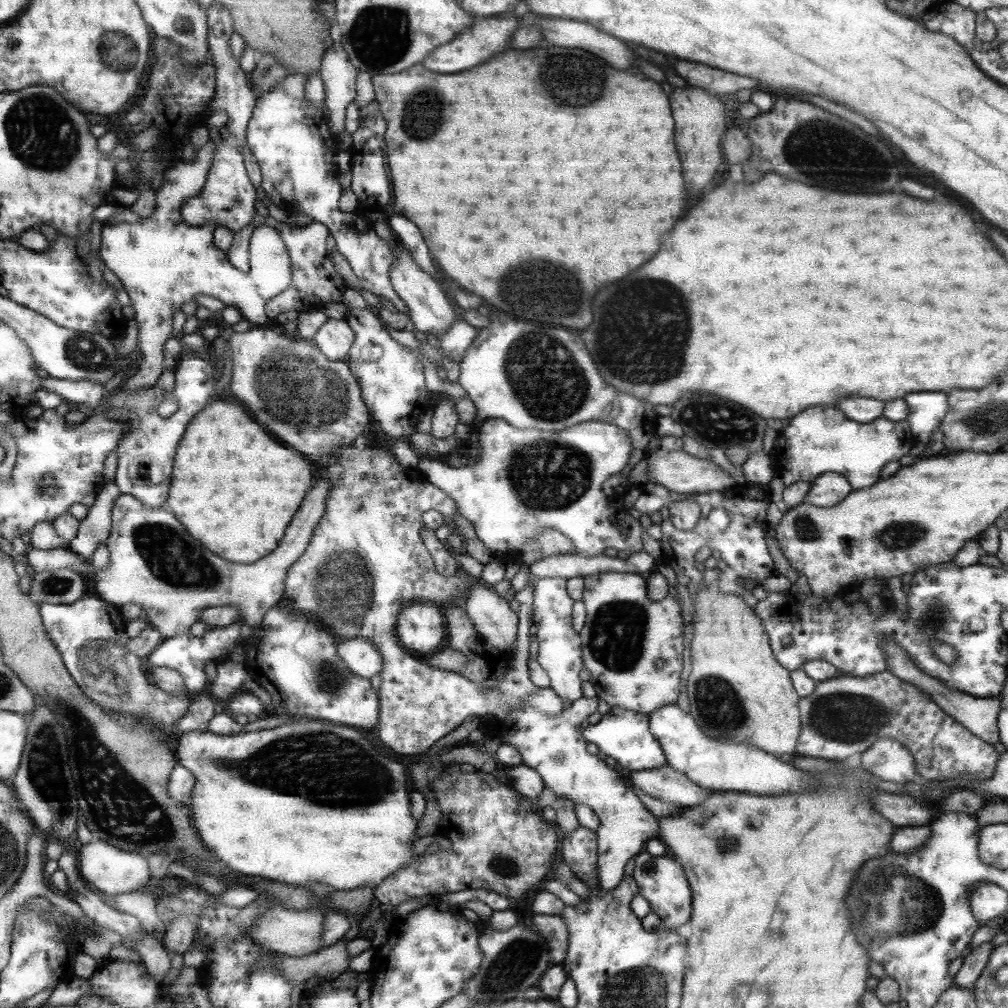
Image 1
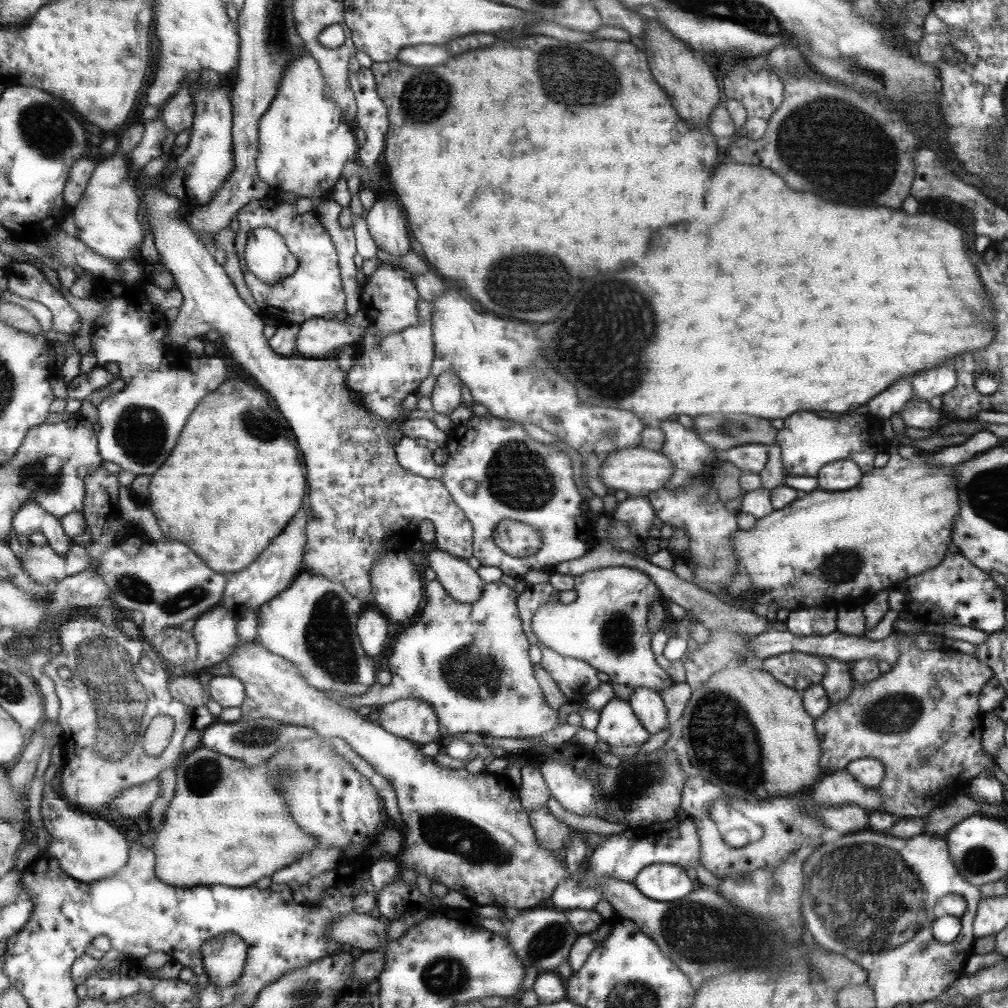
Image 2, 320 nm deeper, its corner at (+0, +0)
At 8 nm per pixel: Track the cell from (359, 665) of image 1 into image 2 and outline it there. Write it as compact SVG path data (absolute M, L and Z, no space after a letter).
M377 610L361 612L357 622L357 633L362 647L371 656L379 656L383 652L385 636L387 636L386 618Z

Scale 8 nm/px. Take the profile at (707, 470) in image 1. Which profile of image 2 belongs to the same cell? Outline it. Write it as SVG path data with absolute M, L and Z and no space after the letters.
M641 446L615 451L606 456L599 468L603 486L611 490L623 491L628 497L646 498L651 492L665 486L674 470L670 459L659 451L645 449Z

